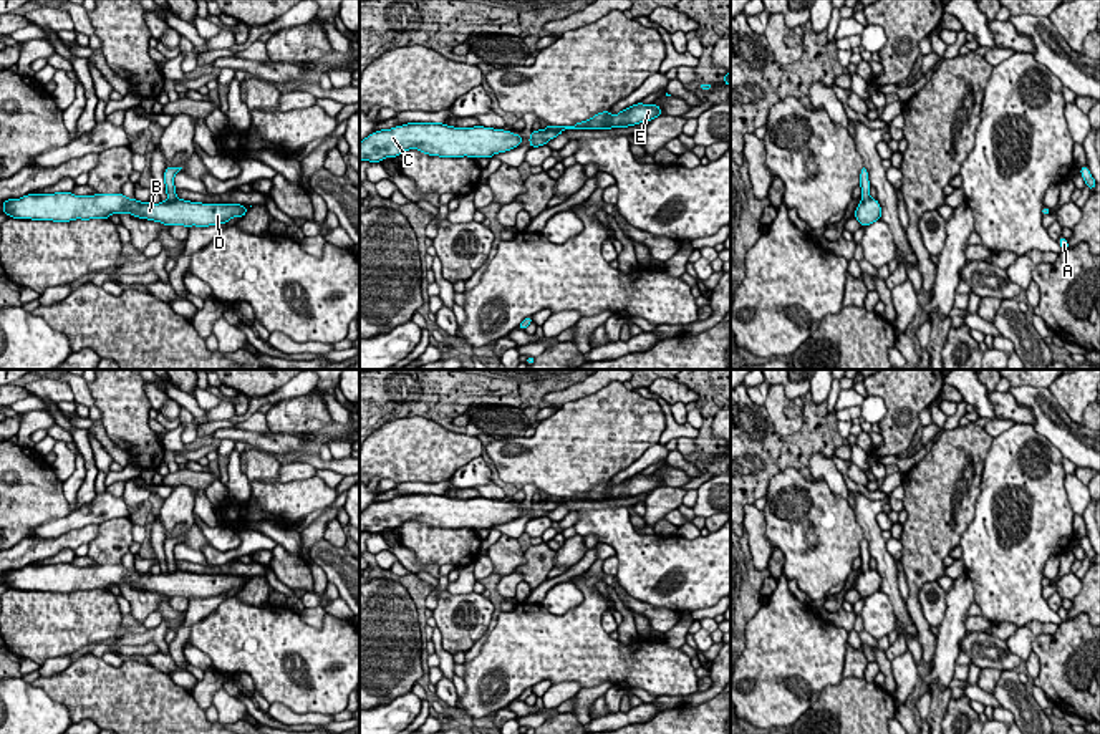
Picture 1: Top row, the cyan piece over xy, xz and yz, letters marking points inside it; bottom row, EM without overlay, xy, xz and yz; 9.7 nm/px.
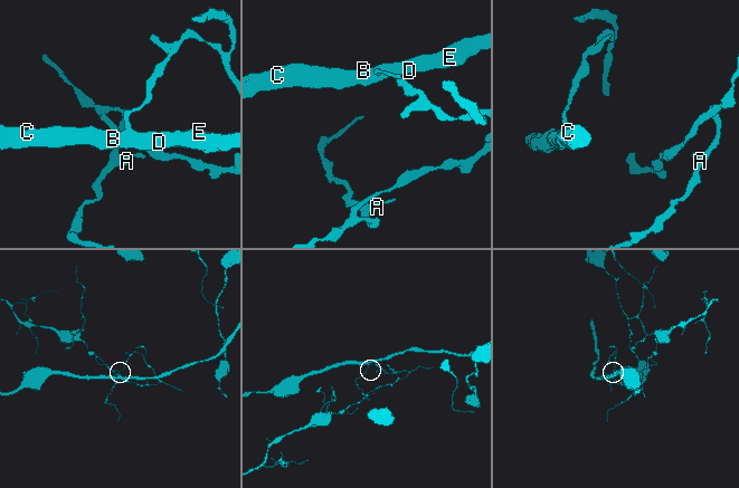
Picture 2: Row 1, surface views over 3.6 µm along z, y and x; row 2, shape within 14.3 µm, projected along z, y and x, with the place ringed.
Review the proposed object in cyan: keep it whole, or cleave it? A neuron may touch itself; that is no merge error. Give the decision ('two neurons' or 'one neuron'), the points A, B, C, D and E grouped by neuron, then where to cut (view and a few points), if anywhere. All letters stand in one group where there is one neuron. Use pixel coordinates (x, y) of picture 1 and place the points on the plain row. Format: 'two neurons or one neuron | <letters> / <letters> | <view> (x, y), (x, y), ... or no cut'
two neurons | A / B C D E | xy (176, 569), (168, 572)

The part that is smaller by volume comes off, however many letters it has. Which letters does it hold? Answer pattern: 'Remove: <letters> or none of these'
Remove: A

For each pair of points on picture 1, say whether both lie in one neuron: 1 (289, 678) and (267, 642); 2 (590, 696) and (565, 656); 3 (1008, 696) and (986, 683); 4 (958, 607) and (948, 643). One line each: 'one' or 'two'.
1: one
2: two
3: two
4: one

